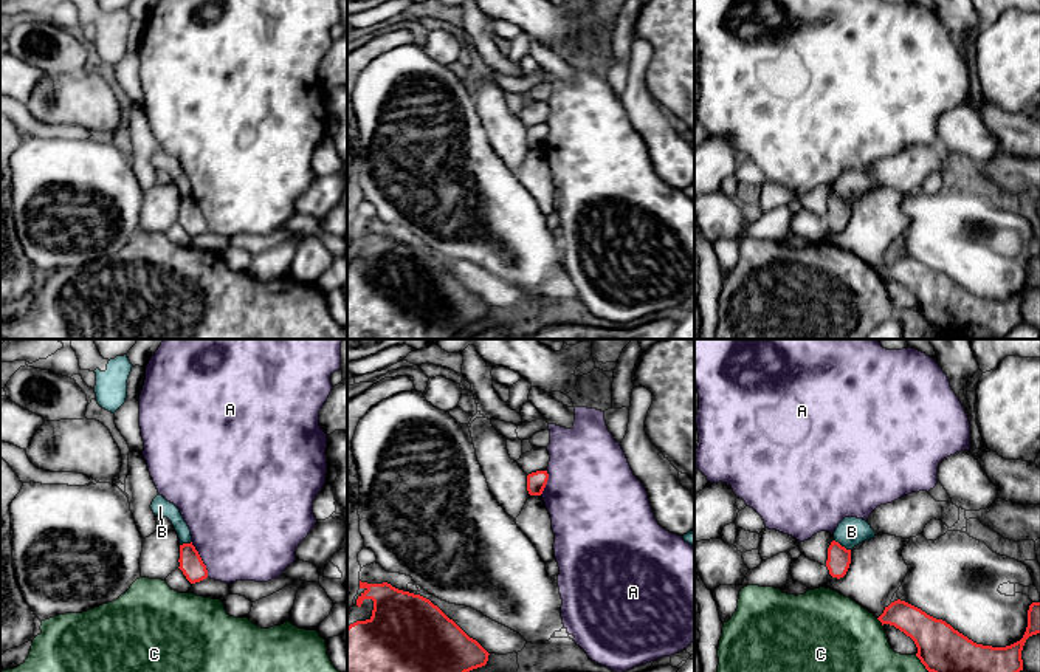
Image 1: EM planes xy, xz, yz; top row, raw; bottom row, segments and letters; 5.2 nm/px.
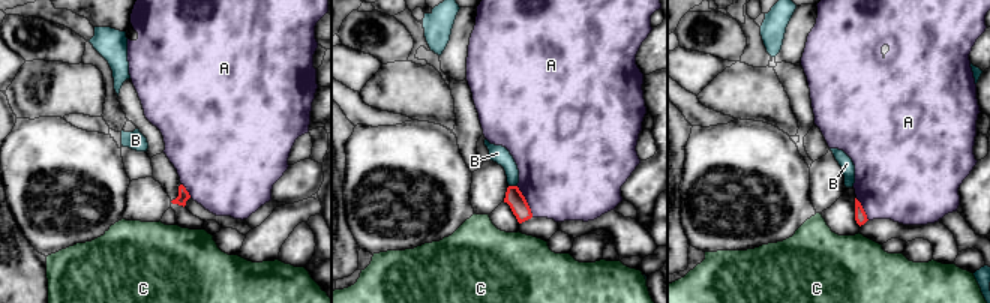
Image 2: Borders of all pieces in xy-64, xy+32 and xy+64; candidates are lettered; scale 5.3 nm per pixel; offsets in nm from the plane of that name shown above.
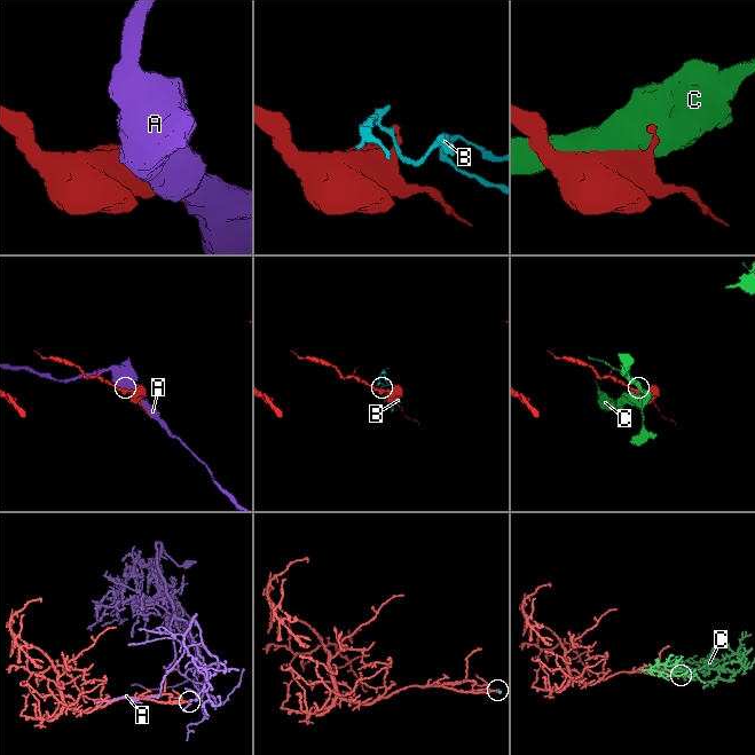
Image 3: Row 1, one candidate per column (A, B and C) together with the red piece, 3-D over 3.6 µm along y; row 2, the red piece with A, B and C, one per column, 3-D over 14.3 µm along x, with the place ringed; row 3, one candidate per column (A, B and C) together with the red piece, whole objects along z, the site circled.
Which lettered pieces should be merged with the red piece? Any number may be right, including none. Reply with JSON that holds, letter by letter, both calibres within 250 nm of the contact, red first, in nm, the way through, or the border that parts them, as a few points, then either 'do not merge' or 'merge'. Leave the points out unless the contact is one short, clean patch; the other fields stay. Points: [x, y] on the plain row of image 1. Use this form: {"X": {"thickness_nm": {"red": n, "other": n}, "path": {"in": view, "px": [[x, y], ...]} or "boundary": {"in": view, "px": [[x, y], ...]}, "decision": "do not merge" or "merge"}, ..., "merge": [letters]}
{"A": {"thickness_nm": {"red": 120, "other": 480}, "decision": "do not merge"}, "B": {"thickness_nm": {"red": 120, "other": 150}, "boundary": {"in": "yz", "px": [[834, 192], [850, 203]]}, "decision": "do not merge"}, "C": {"thickness_nm": {"red": 170, "other": 480}, "decision": "do not merge"}, "merge": []}

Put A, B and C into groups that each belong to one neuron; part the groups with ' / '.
A / B / C

